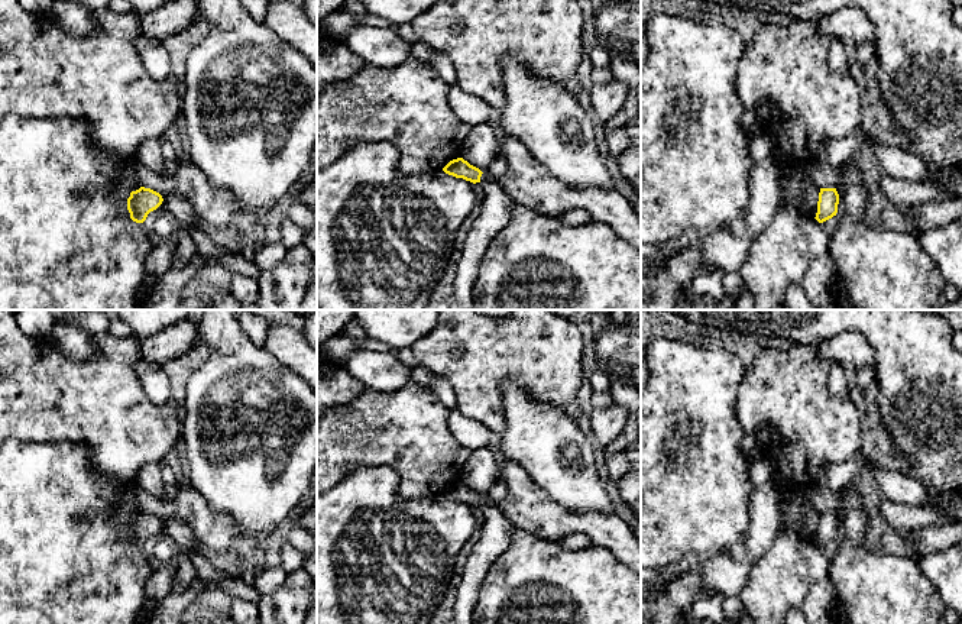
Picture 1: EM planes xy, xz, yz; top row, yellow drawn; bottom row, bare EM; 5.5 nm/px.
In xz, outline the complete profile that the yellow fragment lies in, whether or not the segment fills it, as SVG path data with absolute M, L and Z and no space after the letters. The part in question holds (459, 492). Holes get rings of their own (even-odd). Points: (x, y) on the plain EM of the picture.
M457 482L450 485L443 495L448 499L453 499L456 502L463 502L466 505L470 505L473 508L480 507L482 495L473 489L470 489L463 482Z

